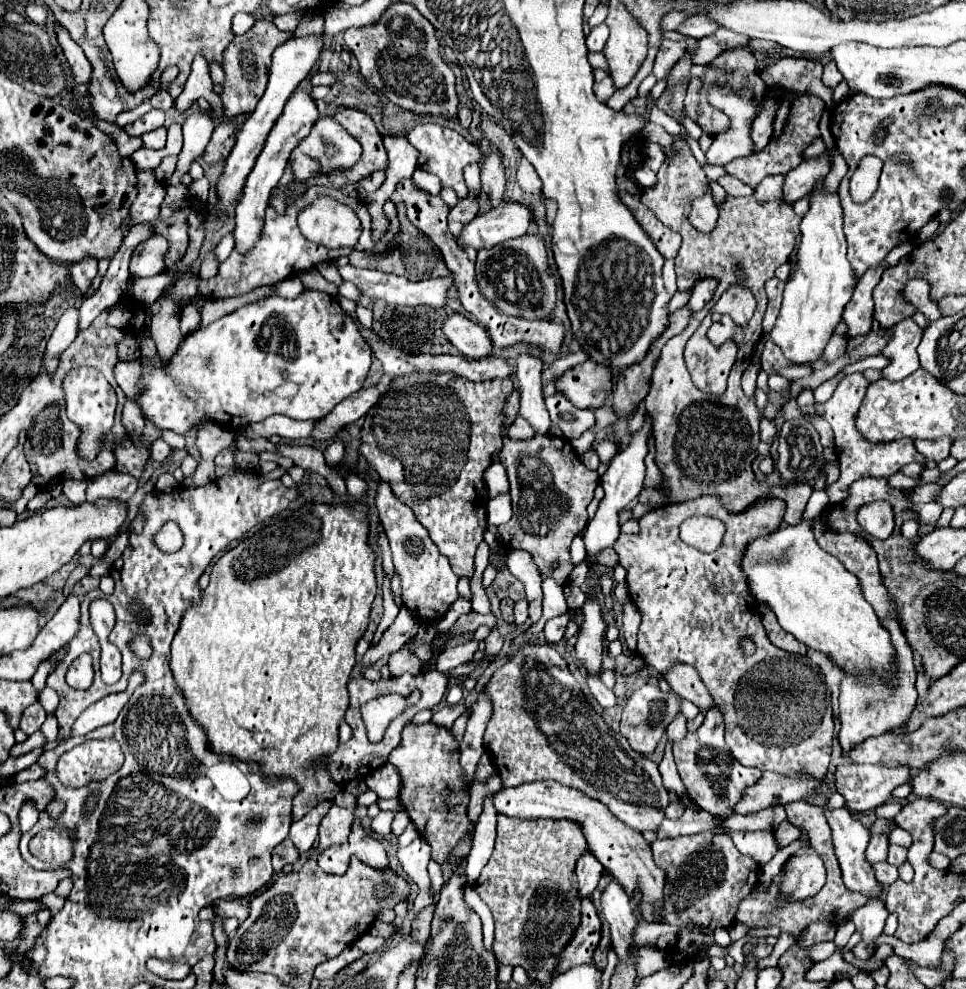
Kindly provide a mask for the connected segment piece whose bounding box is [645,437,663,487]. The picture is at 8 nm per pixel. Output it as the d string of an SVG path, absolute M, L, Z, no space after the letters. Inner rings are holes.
M649 437L649 455L645 457L645 465L647 465L647 475L645 475L645 487L659 487L663 483L663 473L659 471L659 467L653 461L655 455L655 445L653 445L653 437Z

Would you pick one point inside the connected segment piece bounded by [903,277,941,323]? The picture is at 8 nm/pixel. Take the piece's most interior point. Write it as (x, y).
(916, 290)

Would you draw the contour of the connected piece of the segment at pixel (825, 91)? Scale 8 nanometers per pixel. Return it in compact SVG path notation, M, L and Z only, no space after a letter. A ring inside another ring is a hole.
M780 58L768 64L759 75L769 88L783 87L787 92L815 95L821 98L829 108L835 107L836 104L832 99L833 89L822 82L823 65L818 60L800 58L802 59Z

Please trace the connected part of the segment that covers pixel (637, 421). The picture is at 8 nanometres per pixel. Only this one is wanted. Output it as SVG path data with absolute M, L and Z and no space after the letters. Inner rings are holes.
M644 400L641 401L635 414L628 420L628 433L633 434L638 431L644 422L643 414L647 412Z

